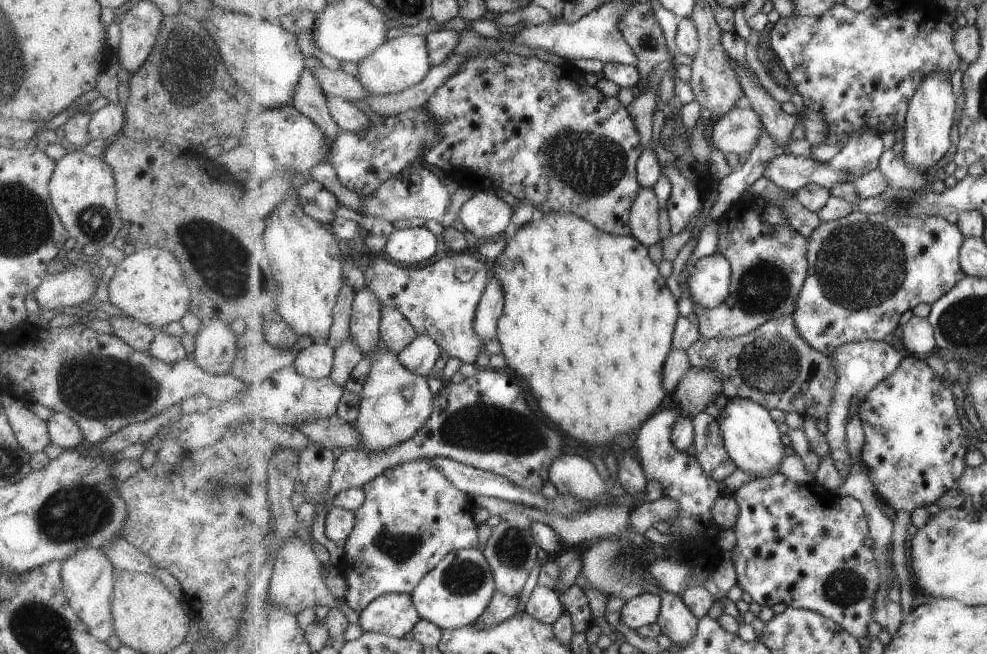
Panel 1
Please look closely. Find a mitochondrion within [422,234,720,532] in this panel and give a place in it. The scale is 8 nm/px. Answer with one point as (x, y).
(476, 427)

